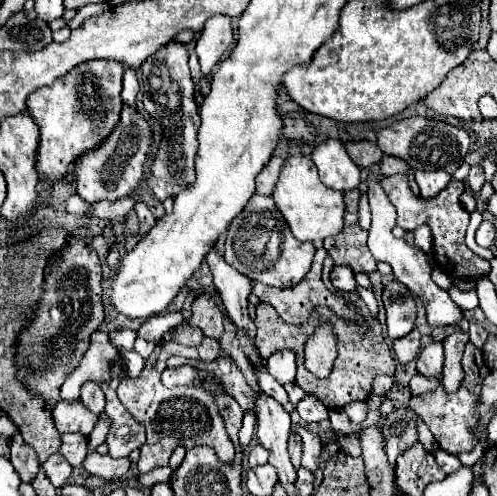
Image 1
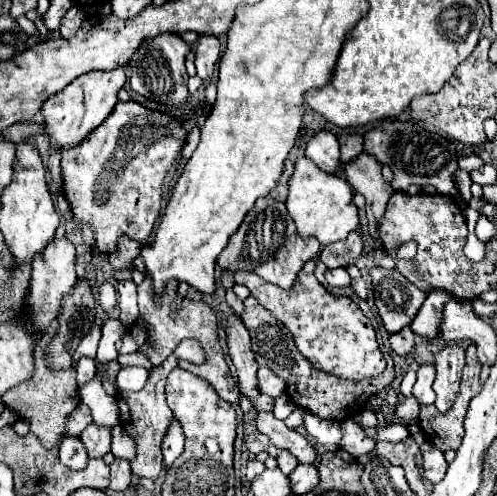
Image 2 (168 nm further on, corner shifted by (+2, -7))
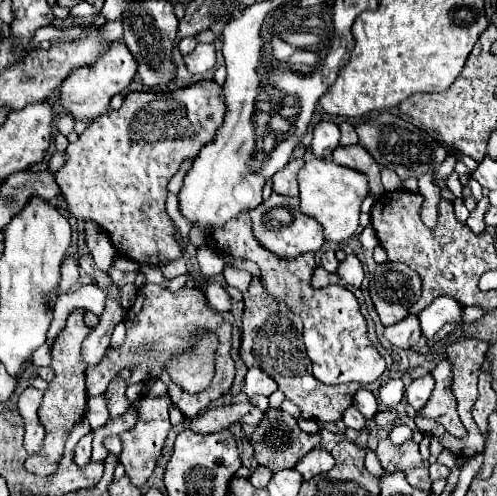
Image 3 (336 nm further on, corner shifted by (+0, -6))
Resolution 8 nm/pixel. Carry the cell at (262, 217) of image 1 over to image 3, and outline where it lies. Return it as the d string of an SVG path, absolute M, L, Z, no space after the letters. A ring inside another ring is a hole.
M271 194L265 202L261 202L261 206L249 210L249 216L253 222L253 236L265 250L273 252L277 258L293 260L305 252L317 252L323 244L321 226L317 226L313 218L305 218L297 210L297 204L299 204L299 198Z

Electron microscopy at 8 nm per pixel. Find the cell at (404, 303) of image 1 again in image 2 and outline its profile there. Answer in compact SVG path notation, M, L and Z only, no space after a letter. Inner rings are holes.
M371 269L373 293L379 317L387 333L397 333L413 321L425 301L425 293L409 283L397 269Z

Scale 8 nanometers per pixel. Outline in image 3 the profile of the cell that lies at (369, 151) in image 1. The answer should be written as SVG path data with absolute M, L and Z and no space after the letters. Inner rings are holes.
M341 122L339 124L339 130L341 130L341 144L343 146L349 146L349 144L359 142L357 140L357 132L355 132L355 128L349 122Z

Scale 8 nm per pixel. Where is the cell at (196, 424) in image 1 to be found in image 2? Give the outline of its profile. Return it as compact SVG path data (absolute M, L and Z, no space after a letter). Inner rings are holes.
M169 357L163 365L153 367L149 381L145 383L145 387L137 393L119 393L117 401L119 401L119 409L121 409L121 425L123 429L135 439L137 445L137 457L131 461L131 469L137 477L147 477L147 479L157 479L161 473L161 441L167 433L167 427L171 425L171 421L175 419L167 401L165 401L165 381L167 375L173 371L173 367L177 367L177 359Z

